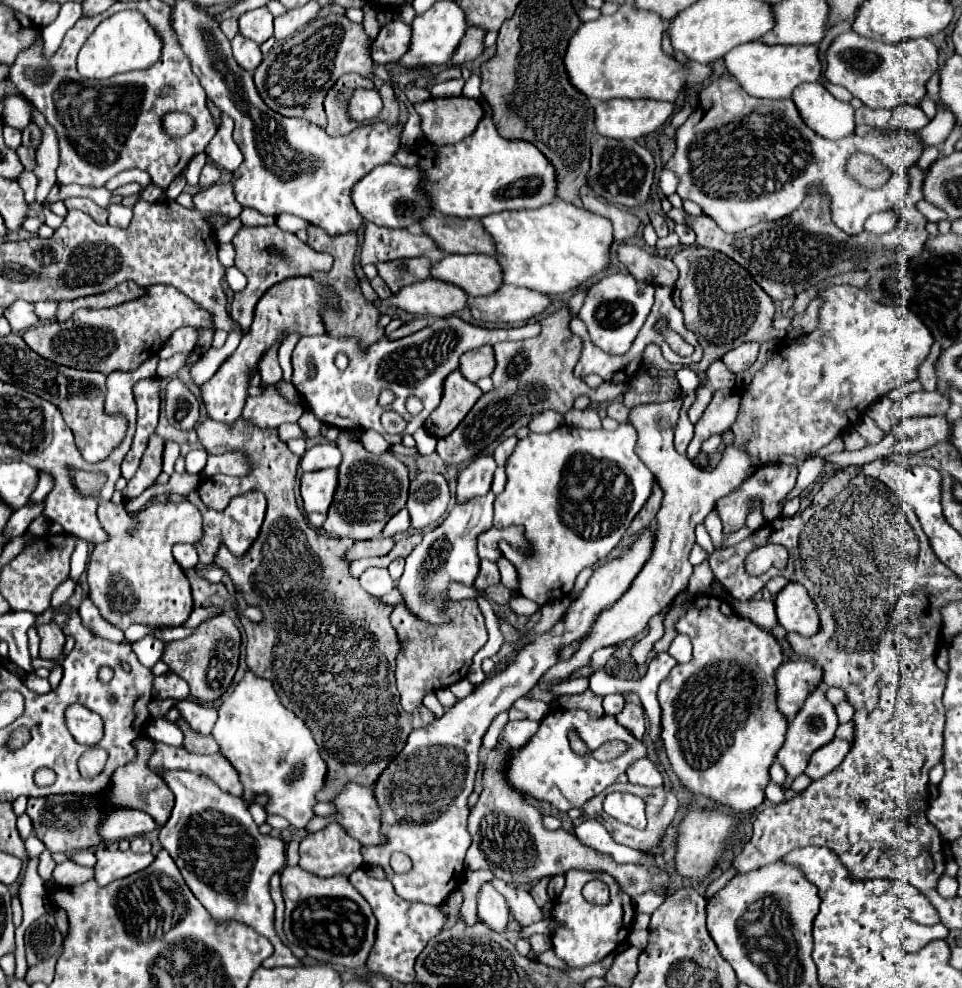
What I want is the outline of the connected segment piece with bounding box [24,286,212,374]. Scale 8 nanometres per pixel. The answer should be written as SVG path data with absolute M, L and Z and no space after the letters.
M150 286L148 294L114 308L76 310L66 322L46 322L24 332L26 344L42 358L78 370L96 370L102 374L138 368L150 356L156 356L162 344L182 326L212 326L212 316L172 286Z

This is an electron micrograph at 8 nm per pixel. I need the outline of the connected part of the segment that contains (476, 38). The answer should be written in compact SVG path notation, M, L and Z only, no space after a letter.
M470 26L460 48L456 50L456 54L452 56L450 64L456 64L456 66L462 66L464 62L472 62L476 60L482 52L484 52L484 36L486 36L486 30L480 28L480 26Z

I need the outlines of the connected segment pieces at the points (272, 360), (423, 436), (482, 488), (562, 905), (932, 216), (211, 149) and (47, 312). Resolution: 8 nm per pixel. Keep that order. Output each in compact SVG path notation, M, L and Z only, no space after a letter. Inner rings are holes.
M278 346L268 350L260 362L260 376L262 376L262 384L270 386L274 382L280 382L282 380L282 368L278 364L278 358L276 358L276 352L278 352Z
M420 428L412 438L416 440L416 450L418 450L420 456L426 456L426 454L432 454L432 452L434 452L434 448L436 448L436 438L430 436L424 428Z
M476 456L458 476L456 502L466 502L490 492L496 462L492 456Z
M582 870L566 872L566 886L554 901L553 910L552 916L558 922L558 932L551 935L552 950L560 960L568 964L568 968L584 968L606 958L614 948L626 942L626 936L632 928L632 918L634 918L634 904L630 896L626 896L620 890L620 886L612 876L606 876L606 874L594 876L594 872L582 872ZM594 878L608 884L610 904L596 906L584 900L582 886Z
M926 200L916 202L916 208L920 210L920 214L922 214L922 216L926 216L926 220L938 222L938 220L944 220L944 218L946 218L946 216L942 214L942 210L940 210L940 208L936 208L934 204L930 204L930 202L926 202Z
M222 114L222 124L218 126L218 134L206 146L208 158L214 164L218 164L220 168L226 168L230 172L234 172L242 164L242 152L238 150L234 138L232 138L232 130L234 130L234 120L230 116Z
M36 302L34 306L36 306L36 314L42 320L54 320L56 310L58 310L58 302Z

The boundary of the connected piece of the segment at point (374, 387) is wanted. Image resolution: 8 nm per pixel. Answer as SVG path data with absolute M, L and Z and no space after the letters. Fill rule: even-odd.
M458 316L450 318L438 318L420 332L414 332L406 338L390 342L388 338L378 340L376 344L368 346L366 350L360 350L358 342L348 342L332 338L328 334L324 336L306 336L300 338L292 352L292 384L298 390L298 394L304 398L306 406L316 414L316 418L324 424L342 428L342 430L376 430L380 432L388 442L400 444L402 434L386 434L380 416L384 408L378 406L378 396L382 388L390 388L396 392L396 402L390 406L390 410L398 412L406 422L406 432L404 434L414 434L424 420L430 416L434 408L438 408L442 400L442 384L450 372L458 368L458 360L464 352L480 348L484 344L494 346L496 342L506 342L506 340L526 340L532 336L538 336L540 324L530 322L524 326L514 326L514 328L480 328L470 322L464 322ZM338 352L344 352L348 356L348 368L338 370L334 366L334 356ZM311 366L316 366L316 378L309 378L308 372ZM416 396L422 400L424 410L418 416L410 416L406 410L406 398Z

